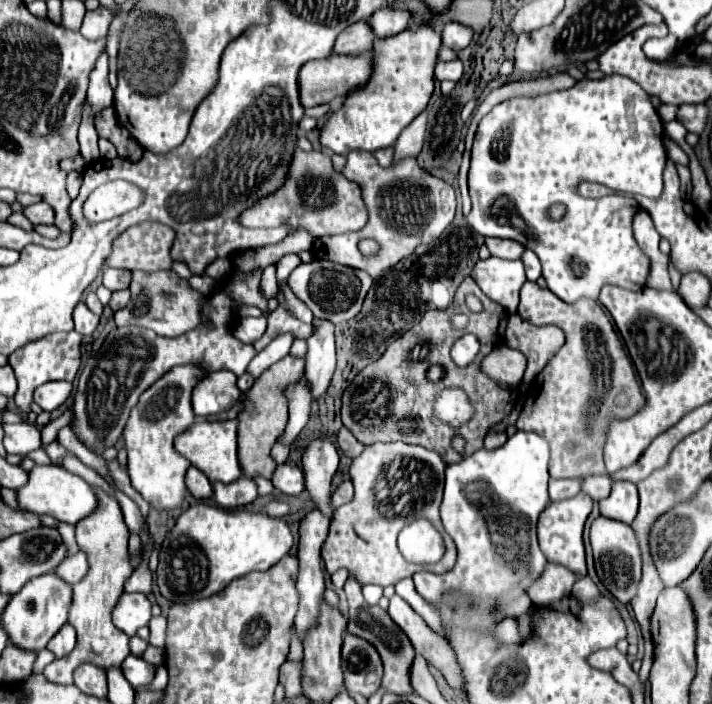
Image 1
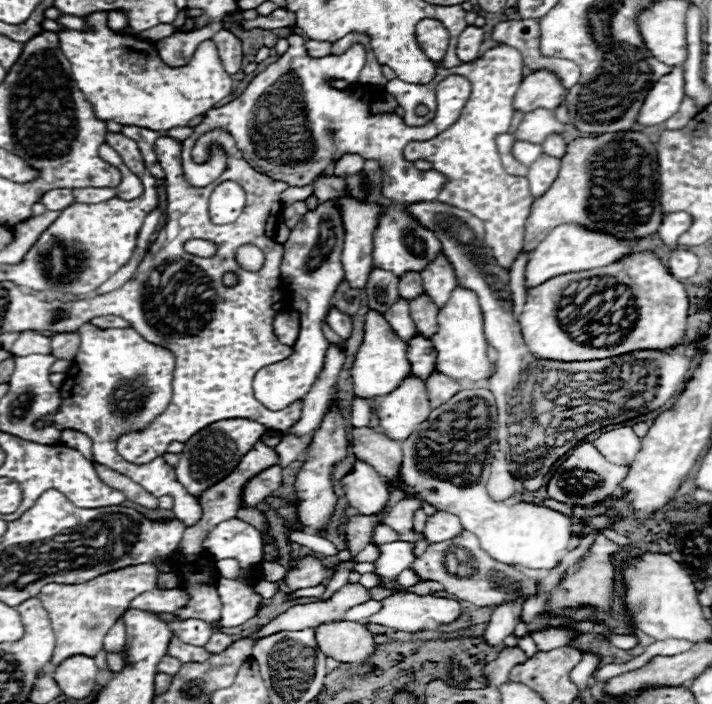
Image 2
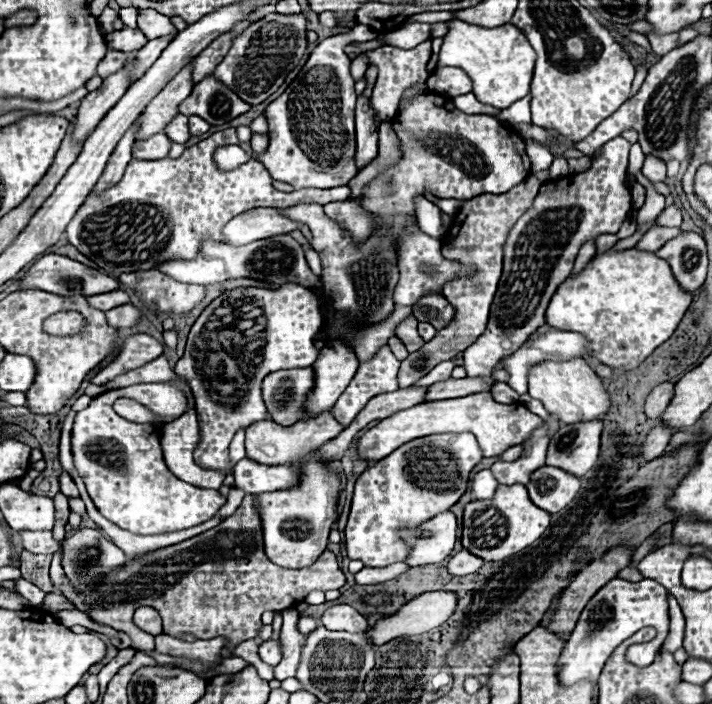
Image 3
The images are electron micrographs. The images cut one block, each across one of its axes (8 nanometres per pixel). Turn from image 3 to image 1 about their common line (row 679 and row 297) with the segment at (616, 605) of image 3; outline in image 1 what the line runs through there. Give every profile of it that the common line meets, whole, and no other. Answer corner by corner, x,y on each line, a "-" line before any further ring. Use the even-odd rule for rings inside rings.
626,76
580,80
568,90
550,92
538,98
514,98
494,106
492,112
480,120
468,174
472,212
466,220
482,236
512,238
530,248
542,262
542,276
548,288
564,302
578,302
578,298
598,300
600,288
608,282
618,282
628,290
642,290
650,274
650,258
632,236
632,216
638,212
636,200
628,196
604,196
598,200
582,198
578,194
578,184
594,182
622,194
660,198
666,160
664,124
648,94
-
554,202
564,202
566,206
566,216
558,222
546,220
546,210

